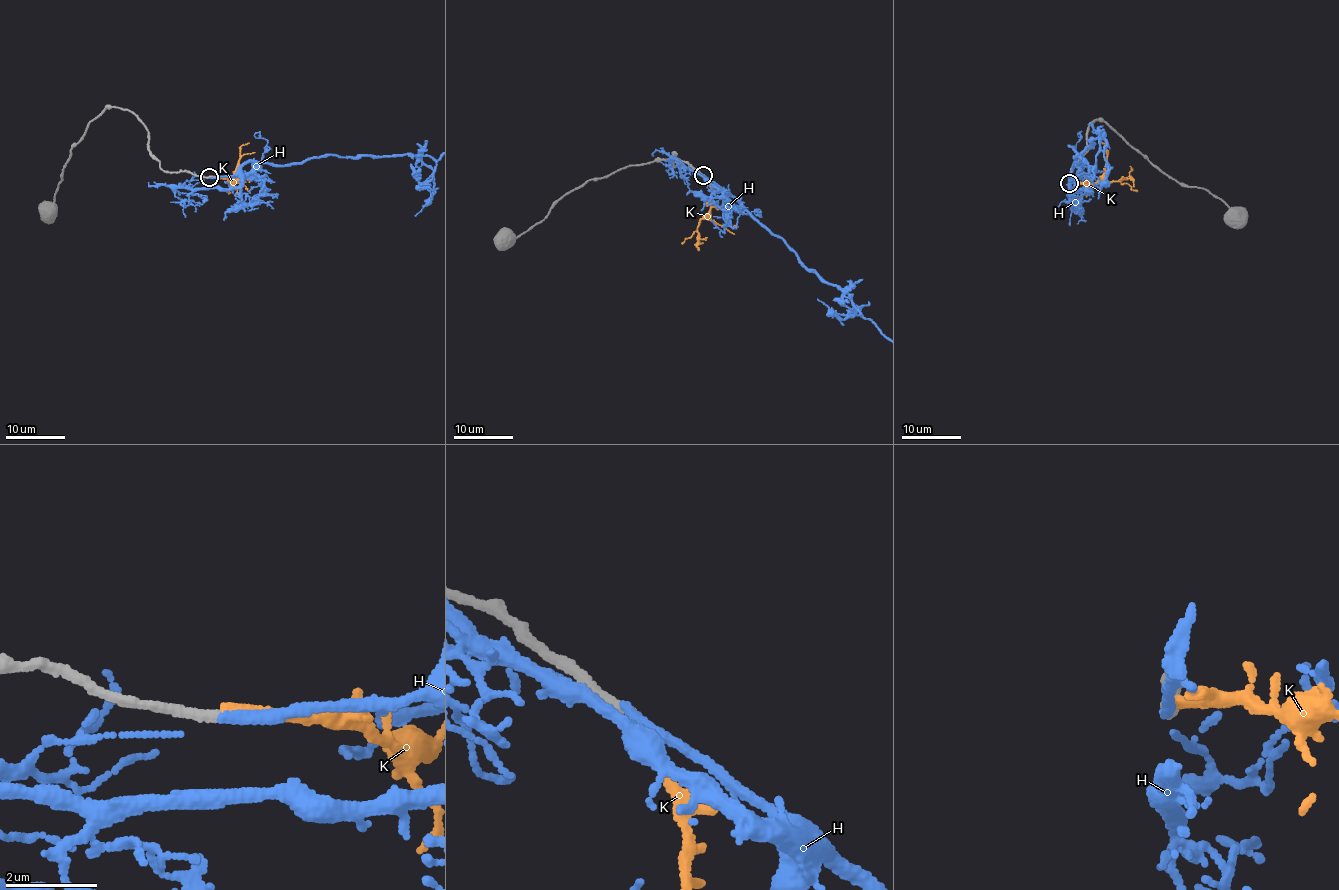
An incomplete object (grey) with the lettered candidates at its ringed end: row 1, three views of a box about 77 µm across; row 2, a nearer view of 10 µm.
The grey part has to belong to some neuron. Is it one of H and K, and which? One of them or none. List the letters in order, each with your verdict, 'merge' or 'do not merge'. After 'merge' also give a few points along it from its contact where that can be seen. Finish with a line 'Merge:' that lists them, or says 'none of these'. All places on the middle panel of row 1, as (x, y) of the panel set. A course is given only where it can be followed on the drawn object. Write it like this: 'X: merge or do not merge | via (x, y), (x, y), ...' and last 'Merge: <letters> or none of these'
H: merge
K: do not merge
Merge: H

